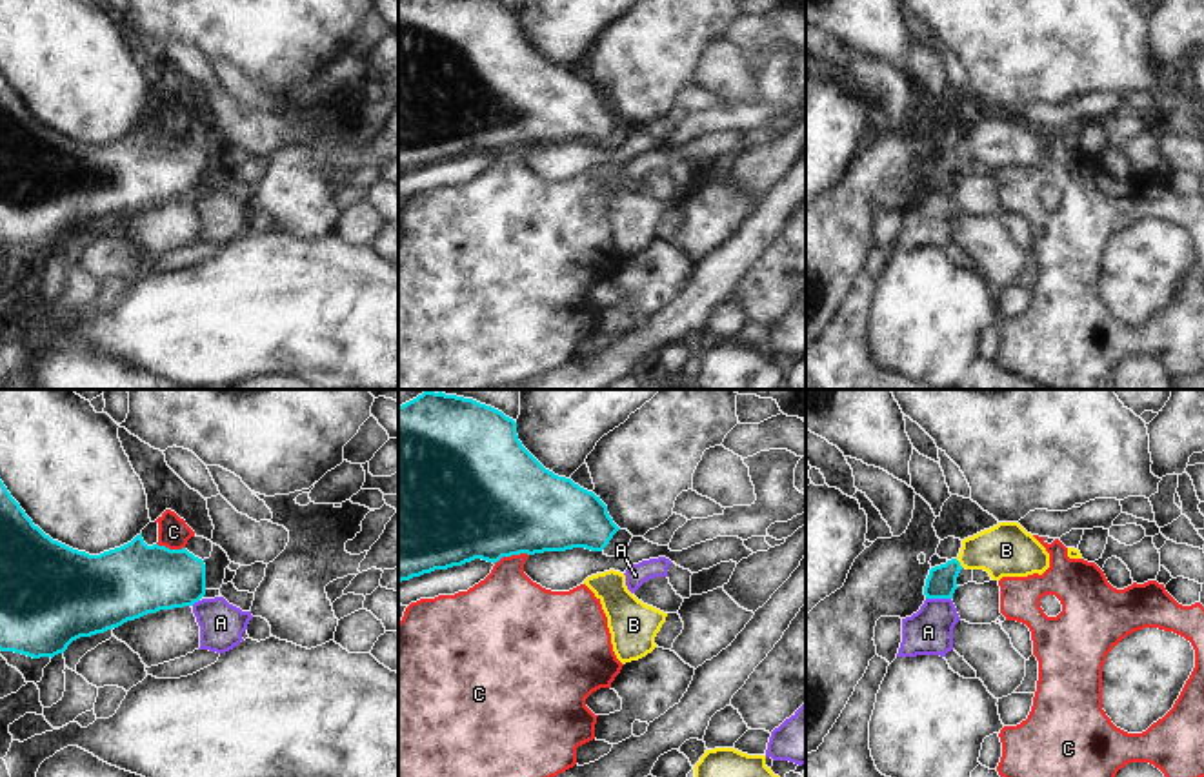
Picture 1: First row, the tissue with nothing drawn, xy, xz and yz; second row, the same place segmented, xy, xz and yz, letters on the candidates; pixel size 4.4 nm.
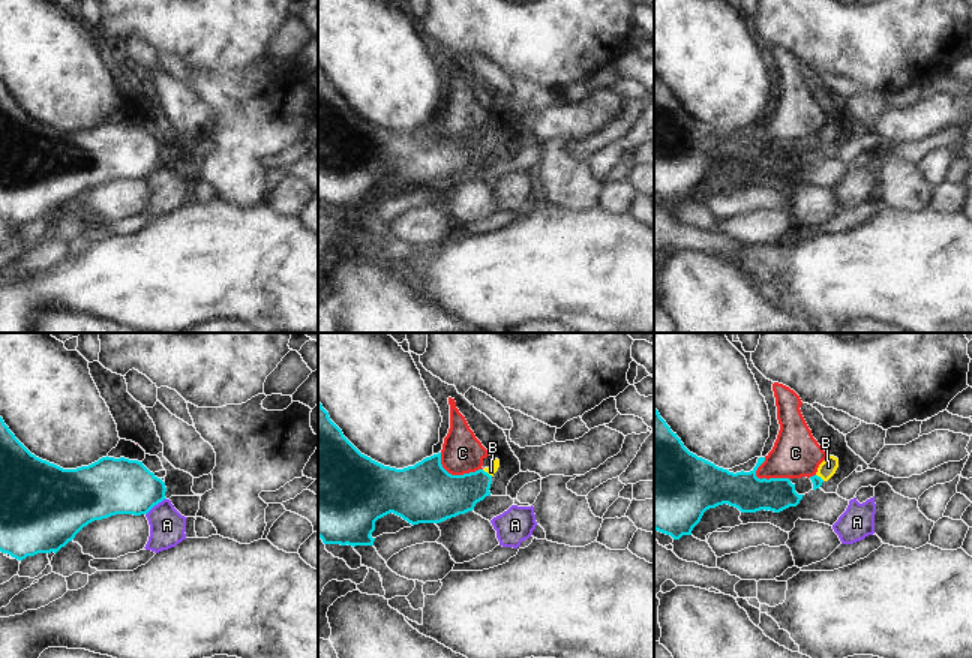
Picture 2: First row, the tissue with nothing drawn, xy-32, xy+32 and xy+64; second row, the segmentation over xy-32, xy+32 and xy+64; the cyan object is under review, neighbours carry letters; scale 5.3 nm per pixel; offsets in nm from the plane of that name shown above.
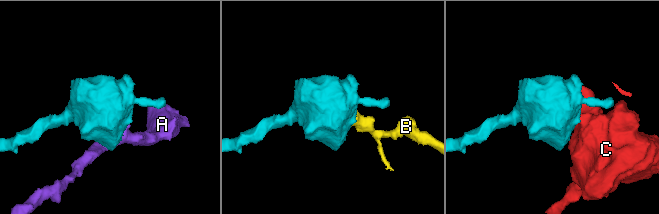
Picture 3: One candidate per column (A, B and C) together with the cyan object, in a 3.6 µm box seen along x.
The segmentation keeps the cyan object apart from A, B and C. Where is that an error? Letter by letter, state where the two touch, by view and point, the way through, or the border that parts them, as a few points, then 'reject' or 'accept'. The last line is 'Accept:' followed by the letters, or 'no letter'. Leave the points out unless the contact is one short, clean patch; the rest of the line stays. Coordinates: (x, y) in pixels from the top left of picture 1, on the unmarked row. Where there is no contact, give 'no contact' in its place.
A: yz (939, 190) | along yz (926, 190), (950, 191) | reject
B: yz (959, 155) | across yz (941, 175), (959, 155), (977, 144), (1006, 142) | accept
C: xz (510, 148) | reject
Accept: B

